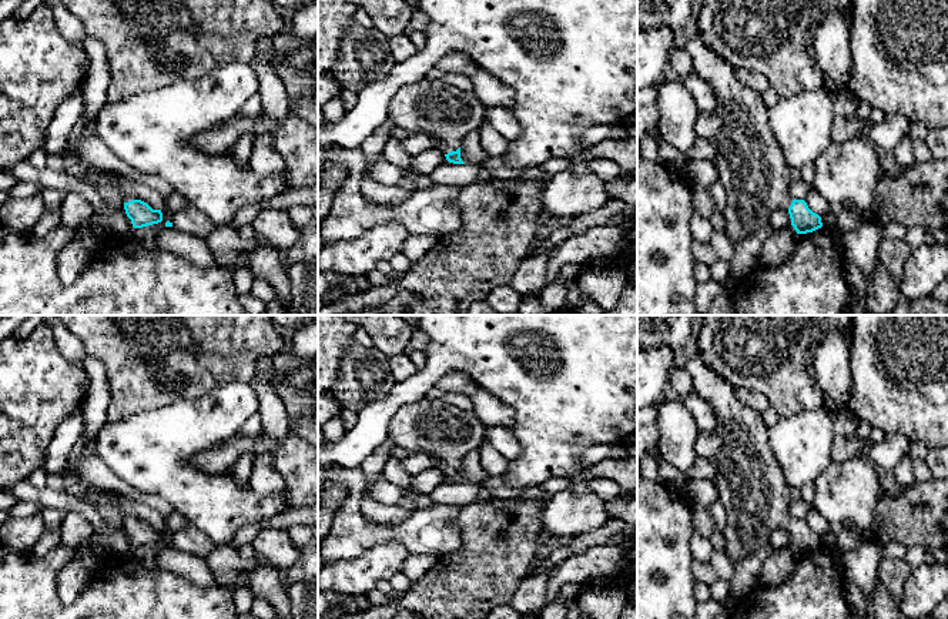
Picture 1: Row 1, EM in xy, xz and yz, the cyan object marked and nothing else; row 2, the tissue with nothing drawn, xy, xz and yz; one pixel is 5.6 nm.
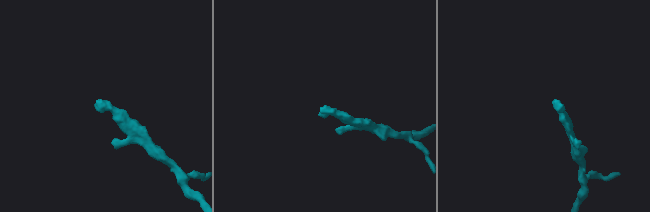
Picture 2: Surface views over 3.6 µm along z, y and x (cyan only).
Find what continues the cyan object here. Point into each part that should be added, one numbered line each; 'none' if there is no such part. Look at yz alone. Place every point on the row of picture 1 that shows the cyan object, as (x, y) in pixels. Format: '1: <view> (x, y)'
1: yz (751, 167)

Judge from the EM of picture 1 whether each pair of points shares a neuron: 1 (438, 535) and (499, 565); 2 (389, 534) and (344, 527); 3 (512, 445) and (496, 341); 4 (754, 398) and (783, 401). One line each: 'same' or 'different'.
1: different
2: same
3: different
4: different

